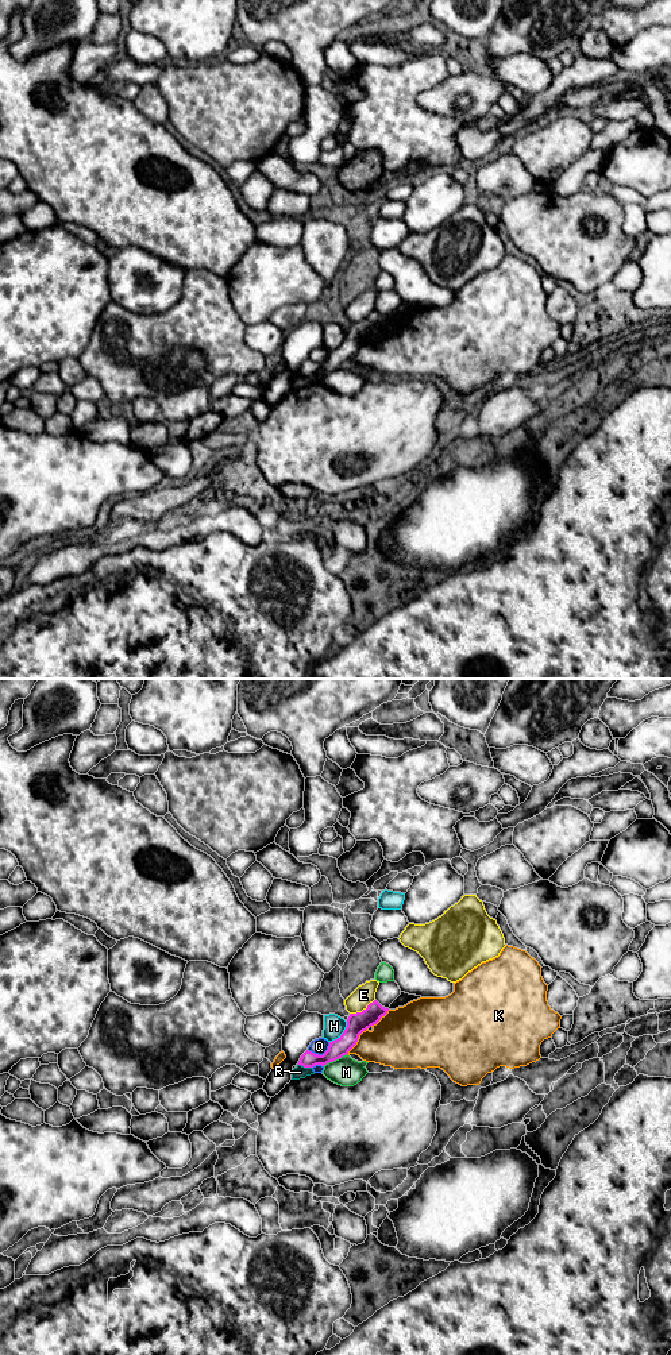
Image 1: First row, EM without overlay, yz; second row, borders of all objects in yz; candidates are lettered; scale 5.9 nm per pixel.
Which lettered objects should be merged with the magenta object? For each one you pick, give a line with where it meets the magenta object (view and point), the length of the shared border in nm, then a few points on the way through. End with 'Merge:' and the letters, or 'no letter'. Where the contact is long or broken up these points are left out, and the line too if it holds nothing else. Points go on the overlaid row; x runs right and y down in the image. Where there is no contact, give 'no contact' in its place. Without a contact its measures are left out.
Merge: no letter

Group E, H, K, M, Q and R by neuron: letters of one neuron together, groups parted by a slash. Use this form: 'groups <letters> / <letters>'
groups E / H / K / M / Q / R

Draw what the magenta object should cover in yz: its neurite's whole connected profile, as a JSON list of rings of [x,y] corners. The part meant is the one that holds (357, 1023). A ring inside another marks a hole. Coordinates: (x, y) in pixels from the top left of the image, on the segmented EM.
[[[374,1000],[362,1012],[350,1014],[344,1032],[338,1039],[329,1042],[328,1050],[323,1055],[306,1050],[301,1055],[298,1065],[304,1068],[313,1068],[316,1065],[324,1066],[343,1055],[347,1055],[356,1045],[359,1035],[377,1024],[387,1011],[389,1008],[382,1007],[377,1000]]]

